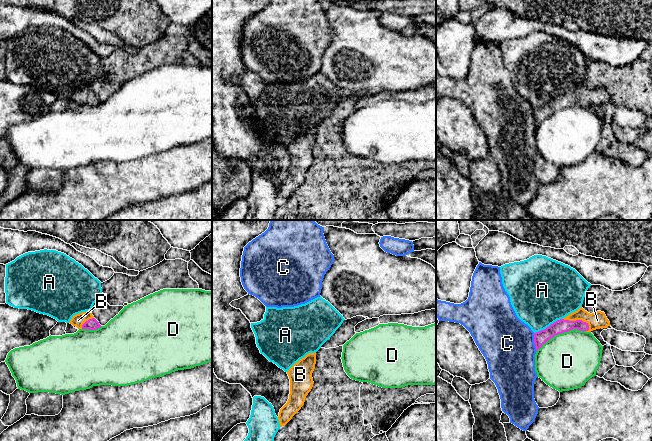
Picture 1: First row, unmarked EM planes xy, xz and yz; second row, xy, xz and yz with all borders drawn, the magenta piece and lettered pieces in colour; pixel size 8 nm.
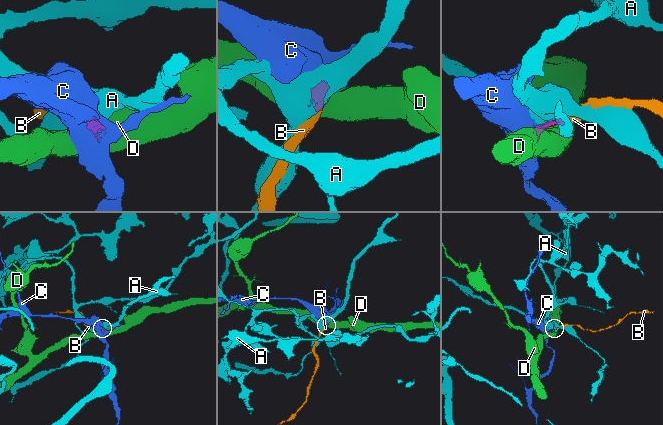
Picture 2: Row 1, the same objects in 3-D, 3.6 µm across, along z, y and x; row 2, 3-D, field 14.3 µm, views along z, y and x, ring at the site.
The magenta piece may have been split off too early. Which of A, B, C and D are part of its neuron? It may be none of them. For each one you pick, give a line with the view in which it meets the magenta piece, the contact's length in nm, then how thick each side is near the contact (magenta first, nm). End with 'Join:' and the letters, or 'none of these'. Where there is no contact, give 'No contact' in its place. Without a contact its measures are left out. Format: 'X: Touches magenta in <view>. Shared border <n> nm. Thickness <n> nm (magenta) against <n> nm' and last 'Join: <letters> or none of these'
B: Touches magenta in yz. Shared border 240 nm. Thickness 110 nm (magenta) against 140 nm
Join: B

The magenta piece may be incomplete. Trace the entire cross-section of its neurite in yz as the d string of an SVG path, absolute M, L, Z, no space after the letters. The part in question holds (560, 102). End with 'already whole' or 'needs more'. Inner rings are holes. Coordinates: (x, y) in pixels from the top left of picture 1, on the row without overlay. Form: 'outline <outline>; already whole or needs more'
outline M580 83L577 87L569 90L563 95L557 96L546 105L534 109L536 127L555 111L573 105L591 108L596 105L607 104L608 102L610 102L610 98L604 88L597 87L590 90Z; needs more

